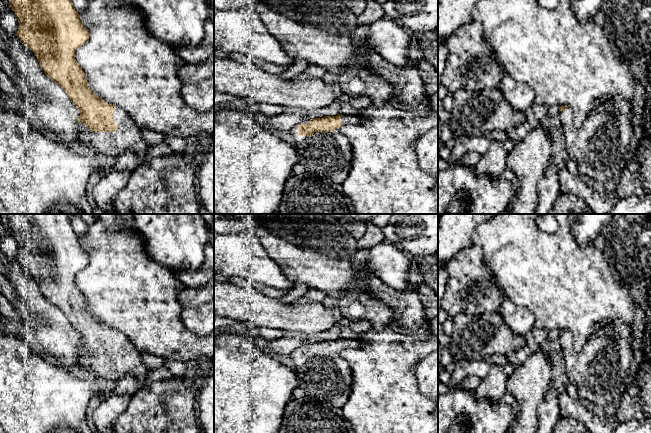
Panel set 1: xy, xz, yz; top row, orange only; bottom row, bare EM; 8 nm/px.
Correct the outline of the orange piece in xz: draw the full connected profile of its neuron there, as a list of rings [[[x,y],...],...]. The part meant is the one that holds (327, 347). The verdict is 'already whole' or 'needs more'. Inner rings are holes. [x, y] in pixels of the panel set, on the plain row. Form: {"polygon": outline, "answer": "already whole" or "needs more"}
{"polygon": [[[348,338],[324,340],[301,345],[289,355],[294,363],[293,371],[299,380],[298,386],[311,399],[318,400],[321,403],[329,403],[336,408],[343,408],[351,392],[352,370],[340,352],[359,347],[359,340]]], "answer": "needs more"}

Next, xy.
{"polygon": [[[70,214],[6,216],[9,219],[9,230],[19,246],[16,260],[35,278],[44,297],[66,316],[79,334],[77,354],[83,367],[115,382],[130,373],[139,381],[140,387],[144,387],[151,369],[142,362],[141,353],[120,332],[106,327],[91,315],[86,299],[75,283],[76,274],[89,263],[89,256],[72,228]]], "answer": "needs more"}

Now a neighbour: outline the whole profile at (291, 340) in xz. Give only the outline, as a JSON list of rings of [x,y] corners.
[[[337,323],[330,330],[312,334],[306,334],[298,331],[284,331],[284,335],[281,338],[268,341],[267,352],[290,355],[294,350],[298,349],[303,344],[341,338],[341,329],[342,326]]]

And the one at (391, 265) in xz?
[[[383,241],[373,246],[366,264],[384,284],[401,292],[410,291],[408,274],[411,258],[392,243]]]

